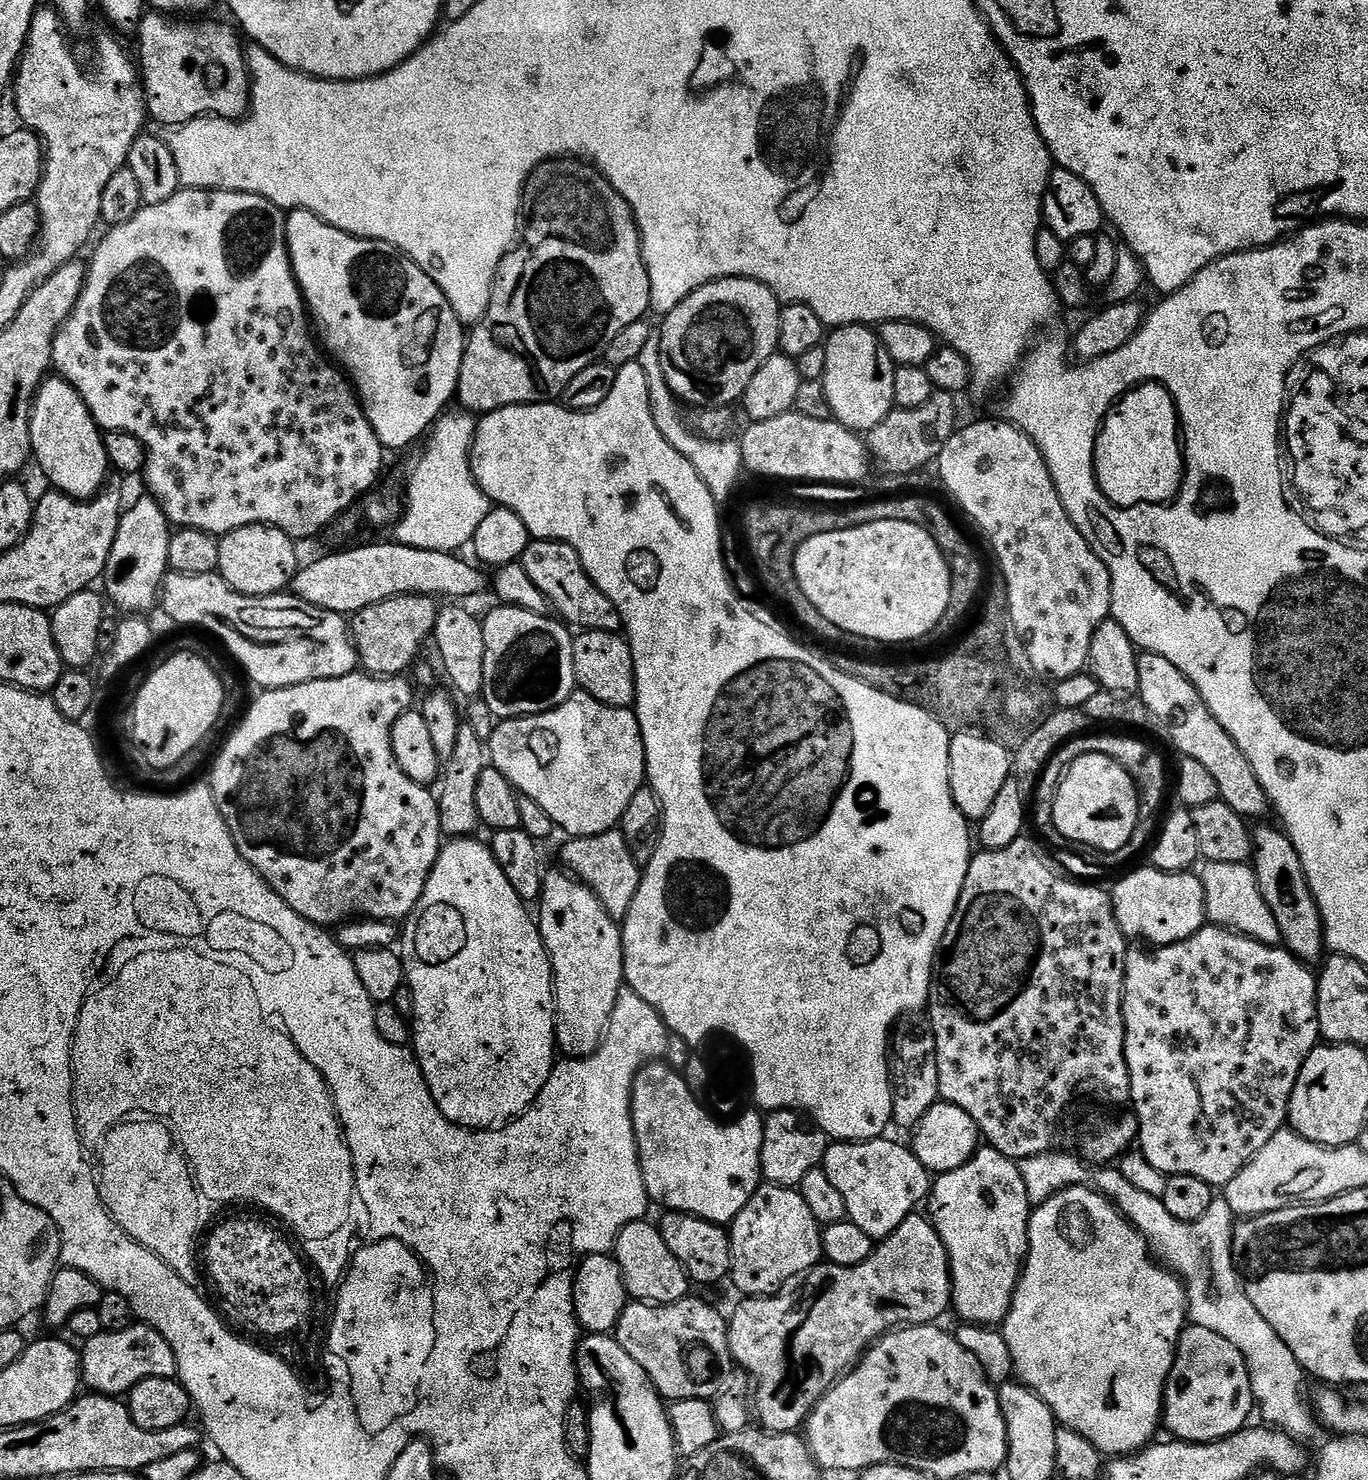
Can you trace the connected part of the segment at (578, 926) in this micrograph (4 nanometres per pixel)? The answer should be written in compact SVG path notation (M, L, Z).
M559 870L560 872L543 873L543 888L538 899L538 907L540 906L540 916L538 912L538 923L540 926L540 933L544 939L544 945L552 958L552 978L556 990L556 1046L557 1049L565 1057L568 1058L583 1058L591 1056L600 1046L601 1040L604 1038L604 1033L610 1022L610 1018L614 1014L614 1006L618 1002L618 994L620 993L622 985L625 983L624 979L624 938L622 935L622 928L617 921L612 919L612 916L604 907L602 902L594 893L592 893L585 884L581 884L575 876L569 874L567 871Z

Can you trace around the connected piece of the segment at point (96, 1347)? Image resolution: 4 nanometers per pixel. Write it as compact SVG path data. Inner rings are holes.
M137 1322L126 1330L99 1332L94 1338L83 1341L80 1374L83 1383L87 1387L89 1384L93 1393L120 1398L146 1378L173 1379L176 1376L176 1355L170 1342L166 1342L158 1330Z

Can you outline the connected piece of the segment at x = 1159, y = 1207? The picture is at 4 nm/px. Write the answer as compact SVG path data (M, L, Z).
M1053 1150L1043 1152L1034 1158L1022 1158L1019 1160L1022 1182L1026 1182L1026 1194L1028 1195L1029 1205L1039 1206L1047 1202L1054 1194L1058 1194L1067 1188L1079 1188L1087 1186L1096 1189L1096 1191L1107 1196L1123 1216L1128 1217L1129 1222L1144 1235L1144 1241L1152 1249L1153 1257L1169 1272L1175 1272L1184 1283L1184 1289L1188 1291L1188 1320L1198 1326L1206 1326L1206 1330L1214 1330L1214 1334L1222 1334L1238 1354L1244 1356L1244 1361L1250 1374L1250 1386L1252 1387L1252 1398L1258 1412L1264 1415L1263 1423L1265 1425L1278 1428L1288 1436L1304 1438L1312 1431L1317 1431L1318 1421L1314 1415L1313 1409L1304 1405L1304 1380L1306 1373L1304 1367L1296 1361L1290 1346L1278 1338L1278 1333L1270 1327L1270 1322L1258 1314L1258 1309L1244 1289L1242 1273L1236 1267L1232 1257L1232 1229L1234 1227L1234 1215L1230 1206L1223 1198L1214 1198L1210 1202L1210 1210L1202 1214L1194 1222L1182 1222L1174 1218L1166 1210L1163 1199L1151 1197L1150 1194L1142 1194L1138 1186L1130 1186L1126 1178L1122 1178L1119 1167L1116 1166L1089 1166L1079 1155L1071 1156L1068 1152Z

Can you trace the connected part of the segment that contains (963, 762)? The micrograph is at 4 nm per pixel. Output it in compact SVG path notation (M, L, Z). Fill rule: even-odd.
M959 731L950 739L950 790L958 810L969 822L986 818L997 801L1002 786L1012 776L1013 753L1003 748L1000 741L988 734Z

